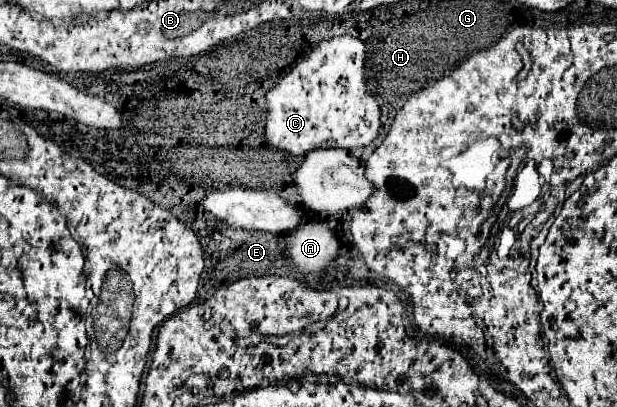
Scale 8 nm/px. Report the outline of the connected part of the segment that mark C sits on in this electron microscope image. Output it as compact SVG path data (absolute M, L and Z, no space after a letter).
M346 34L320 42L266 94L266 140L296 156L316 148L368 146L380 130L380 108L366 88L364 58L366 46L360 38Z

